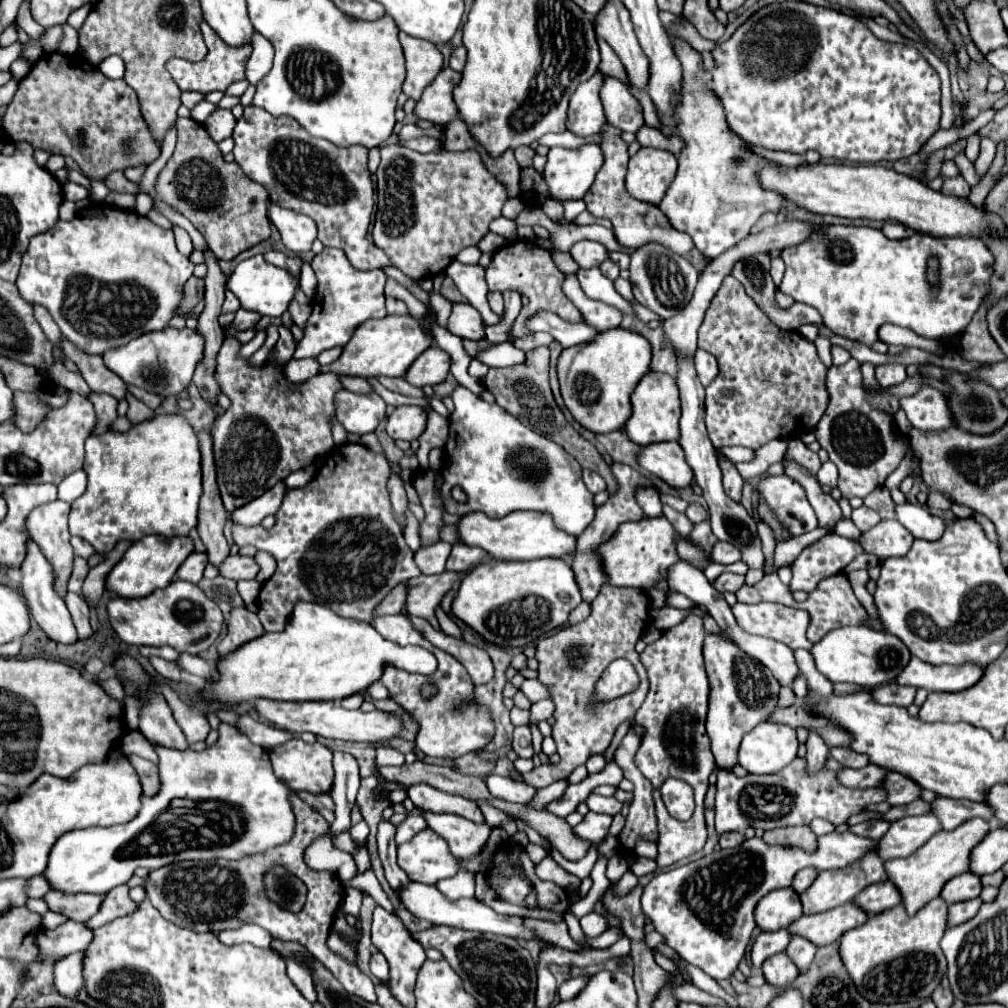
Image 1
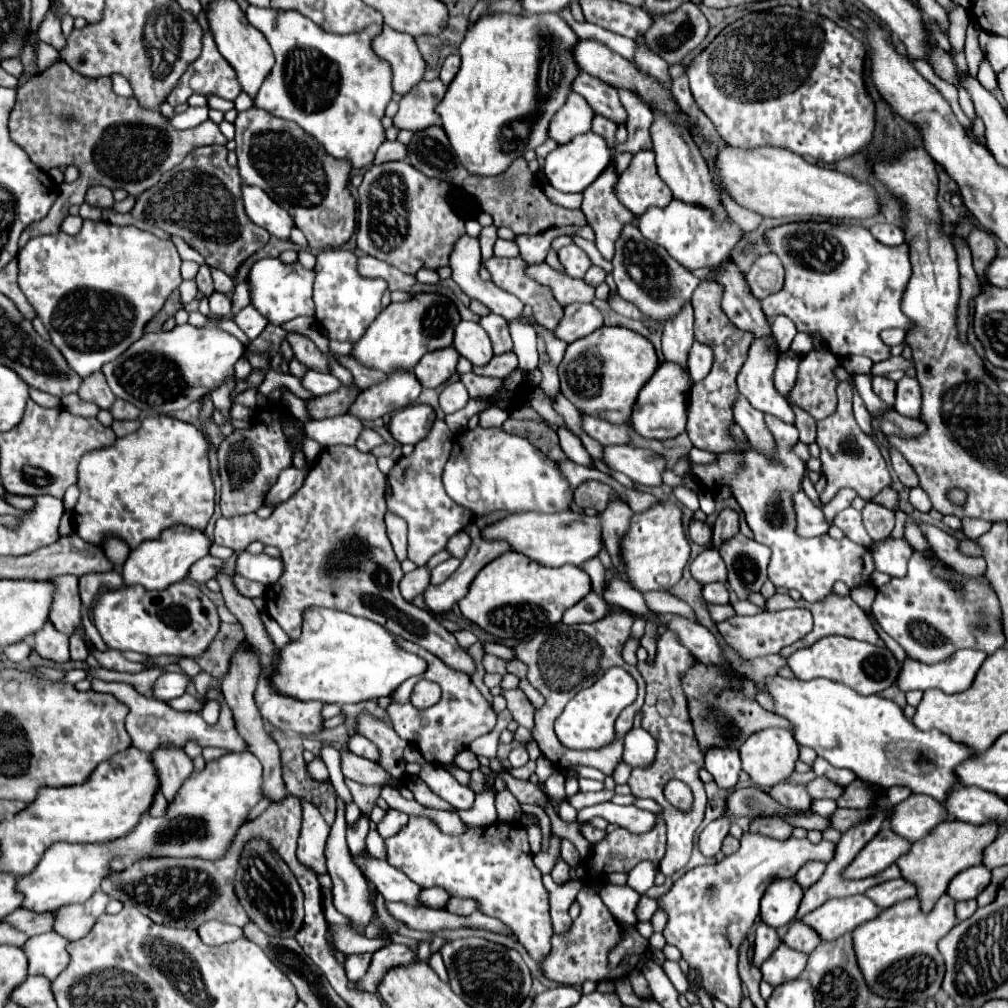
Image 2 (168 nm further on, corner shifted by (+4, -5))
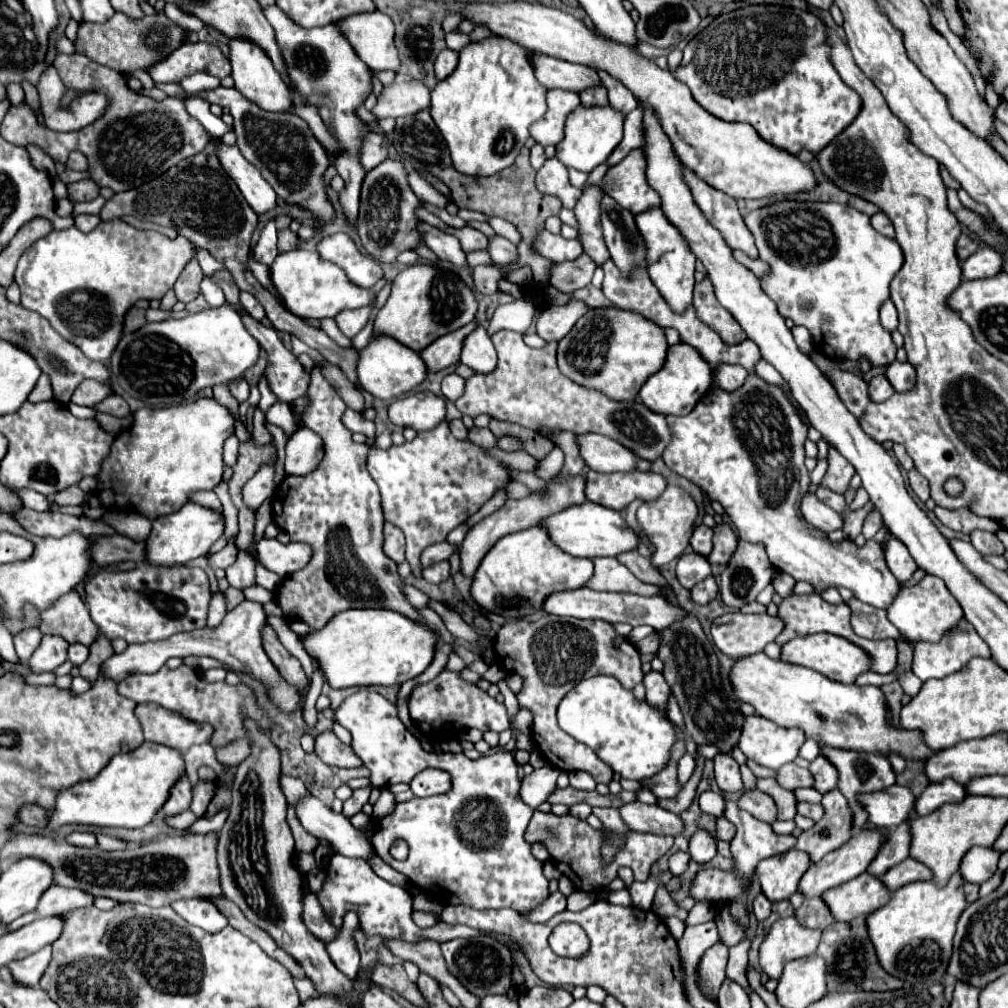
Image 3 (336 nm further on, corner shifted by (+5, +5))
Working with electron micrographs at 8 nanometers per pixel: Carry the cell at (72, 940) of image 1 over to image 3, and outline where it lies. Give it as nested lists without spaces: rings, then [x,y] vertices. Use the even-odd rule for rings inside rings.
[[[47,944],[45,948],[37,950],[35,954],[27,956],[23,960],[11,962],[9,968],[11,968],[13,978],[17,982],[33,986],[33,988],[39,988],[39,980],[41,980],[45,968],[49,966],[49,960],[51,960],[51,944]]]

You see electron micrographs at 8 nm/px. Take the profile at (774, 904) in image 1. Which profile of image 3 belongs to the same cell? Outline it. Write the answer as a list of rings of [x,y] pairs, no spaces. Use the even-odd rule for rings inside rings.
[[[789,850],[771,858],[761,860],[757,866],[757,878],[763,894],[771,902],[789,900],[797,892],[797,882],[809,868],[809,856],[799,850]]]

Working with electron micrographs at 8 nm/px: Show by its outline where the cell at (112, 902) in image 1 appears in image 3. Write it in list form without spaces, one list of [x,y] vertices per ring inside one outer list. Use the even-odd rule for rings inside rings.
[[[51,886],[39,900],[39,906],[13,920],[13,924],[9,924],[9,932],[33,922],[33,920],[41,920],[41,918],[49,918],[49,916],[67,916],[77,908],[85,908],[91,906],[95,902],[93,896],[89,896],[87,892],[81,892],[79,888],[61,888],[61,886]]]

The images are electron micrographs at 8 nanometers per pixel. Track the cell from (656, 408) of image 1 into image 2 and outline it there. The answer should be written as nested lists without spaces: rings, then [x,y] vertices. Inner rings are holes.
[[[664,360],[656,374],[646,382],[646,386],[640,390],[638,400],[634,404],[634,412],[630,418],[630,424],[634,430],[644,438],[656,438],[656,440],[668,440],[686,430],[686,416],[688,416],[688,392],[692,388],[692,378],[686,374],[686,370],[680,364]]]

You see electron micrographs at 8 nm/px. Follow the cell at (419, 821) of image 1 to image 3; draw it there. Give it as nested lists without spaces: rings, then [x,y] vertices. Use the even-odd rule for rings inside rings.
[[[381,788],[381,796],[379,800],[373,804],[373,820],[381,820],[385,816],[389,816],[389,812],[397,806],[397,800],[395,800],[395,794],[389,792],[387,788]]]

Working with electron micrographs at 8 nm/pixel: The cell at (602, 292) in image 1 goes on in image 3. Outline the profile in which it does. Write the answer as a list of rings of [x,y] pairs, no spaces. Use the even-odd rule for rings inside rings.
[[[495,236],[489,240],[489,254],[497,264],[513,264],[519,258],[517,246],[511,244],[507,238],[503,236]]]

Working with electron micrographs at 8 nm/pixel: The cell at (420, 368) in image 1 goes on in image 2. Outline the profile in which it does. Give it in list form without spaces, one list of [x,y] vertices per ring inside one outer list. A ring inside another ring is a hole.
[[[448,346],[446,350],[436,350],[426,354],[414,368],[416,378],[424,388],[438,388],[444,384],[452,374],[456,374],[460,354],[454,350],[454,346]]]

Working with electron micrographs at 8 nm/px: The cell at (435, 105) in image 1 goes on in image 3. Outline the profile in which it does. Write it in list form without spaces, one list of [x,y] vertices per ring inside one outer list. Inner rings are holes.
[[[397,74],[395,82],[383,90],[379,102],[373,110],[377,118],[401,118],[413,116],[421,110],[427,110],[431,104],[431,90],[421,84],[421,80],[413,80],[411,76]]]

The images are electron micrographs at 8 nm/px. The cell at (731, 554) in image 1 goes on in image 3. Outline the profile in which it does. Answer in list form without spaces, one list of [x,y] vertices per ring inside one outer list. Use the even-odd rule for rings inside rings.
[[[687,552],[679,558],[677,562],[677,580],[691,590],[695,584],[699,584],[701,580],[705,580],[707,576],[711,576],[711,568],[709,568],[709,560],[697,552]]]

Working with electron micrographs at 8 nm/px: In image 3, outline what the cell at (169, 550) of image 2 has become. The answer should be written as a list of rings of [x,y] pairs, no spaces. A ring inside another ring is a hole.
[[[195,502],[185,504],[179,512],[171,516],[163,516],[153,520],[151,534],[147,536],[147,550],[145,550],[145,560],[153,566],[177,566],[177,564],[187,564],[193,558],[205,556],[215,540],[223,536],[223,518],[209,510],[203,508]]]

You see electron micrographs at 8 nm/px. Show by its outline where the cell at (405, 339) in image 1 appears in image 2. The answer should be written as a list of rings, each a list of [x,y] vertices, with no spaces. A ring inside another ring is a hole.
[[[412,294],[406,302],[394,302],[382,310],[382,314],[370,324],[370,330],[362,336],[362,342],[354,344],[352,356],[364,366],[384,370],[390,374],[394,368],[414,370],[426,352],[448,348],[454,340],[454,328],[460,322],[456,304],[444,294]]]

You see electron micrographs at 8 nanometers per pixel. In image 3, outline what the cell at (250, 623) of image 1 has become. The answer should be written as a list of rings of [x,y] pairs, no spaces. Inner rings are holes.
[[[247,718],[245,728],[251,740],[251,754],[235,770],[229,820],[219,832],[217,862],[223,894],[303,966],[319,994],[347,992],[351,990],[351,980],[343,972],[337,972],[335,964],[329,960],[325,942],[315,938],[303,922],[301,876],[293,864],[293,836],[285,820],[287,800],[281,792],[281,784],[277,784],[281,778],[281,754],[271,736],[257,728],[255,720]]]

